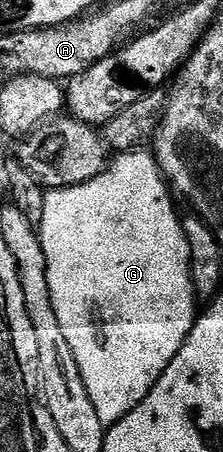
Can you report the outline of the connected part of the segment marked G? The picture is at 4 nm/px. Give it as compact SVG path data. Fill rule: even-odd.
M147 149L120 152L109 161L107 167L94 180L86 180L77 186L67 186L61 190L48 190L44 195L44 207L40 209L38 219L38 233L42 252L46 258L46 284L50 300L54 306L54 316L62 328L62 336L70 346L70 352L80 369L82 384L90 396L90 404L94 404L94 412L98 412L98 420L104 422L105 427L113 426L122 416L126 416L154 388L154 384L166 372L170 360L178 356L186 336L190 332L193 322L198 317L198 300L192 293L192 277L190 276L188 241L184 235L181 215L176 215L176 208L170 187L160 174L155 157Z

